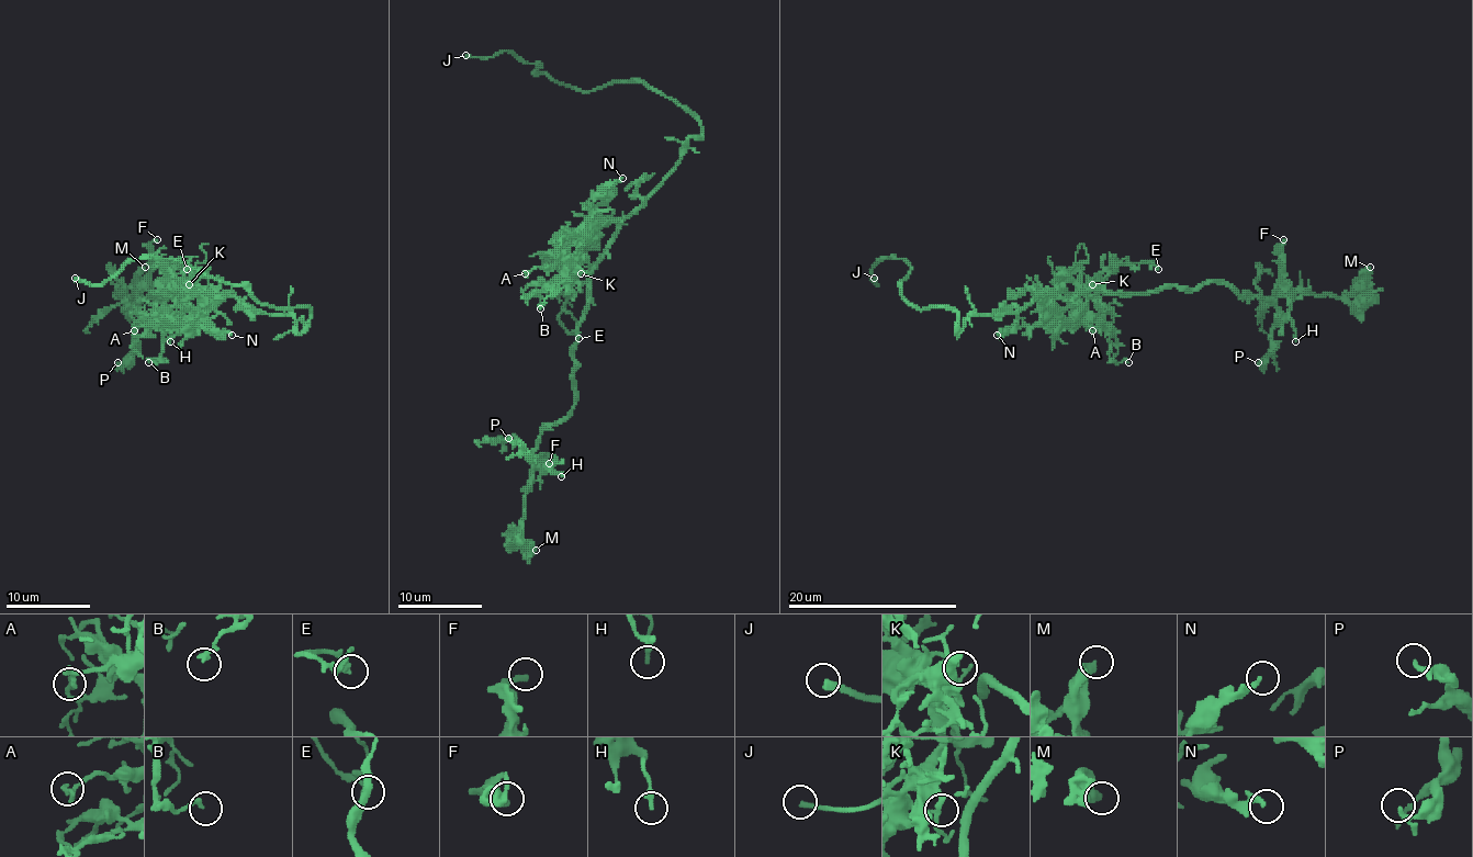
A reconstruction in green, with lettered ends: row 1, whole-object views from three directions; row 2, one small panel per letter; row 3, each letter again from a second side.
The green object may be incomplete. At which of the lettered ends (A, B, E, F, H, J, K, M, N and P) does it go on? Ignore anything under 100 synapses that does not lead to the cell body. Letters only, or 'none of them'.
J

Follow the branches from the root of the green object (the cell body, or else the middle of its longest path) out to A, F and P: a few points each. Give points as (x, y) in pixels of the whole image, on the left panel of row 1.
A: (244, 303), (234, 296), (216, 296), (193, 320), (143, 324), (134, 330)
F: (244, 303), (189, 292), (182, 282), (168, 296), (143, 299), (138, 291), (157, 239)
P: (244, 303), (189, 292), (182, 282), (168, 296), (147, 296), (138, 305), (134, 353), (123, 367), (117, 362)

